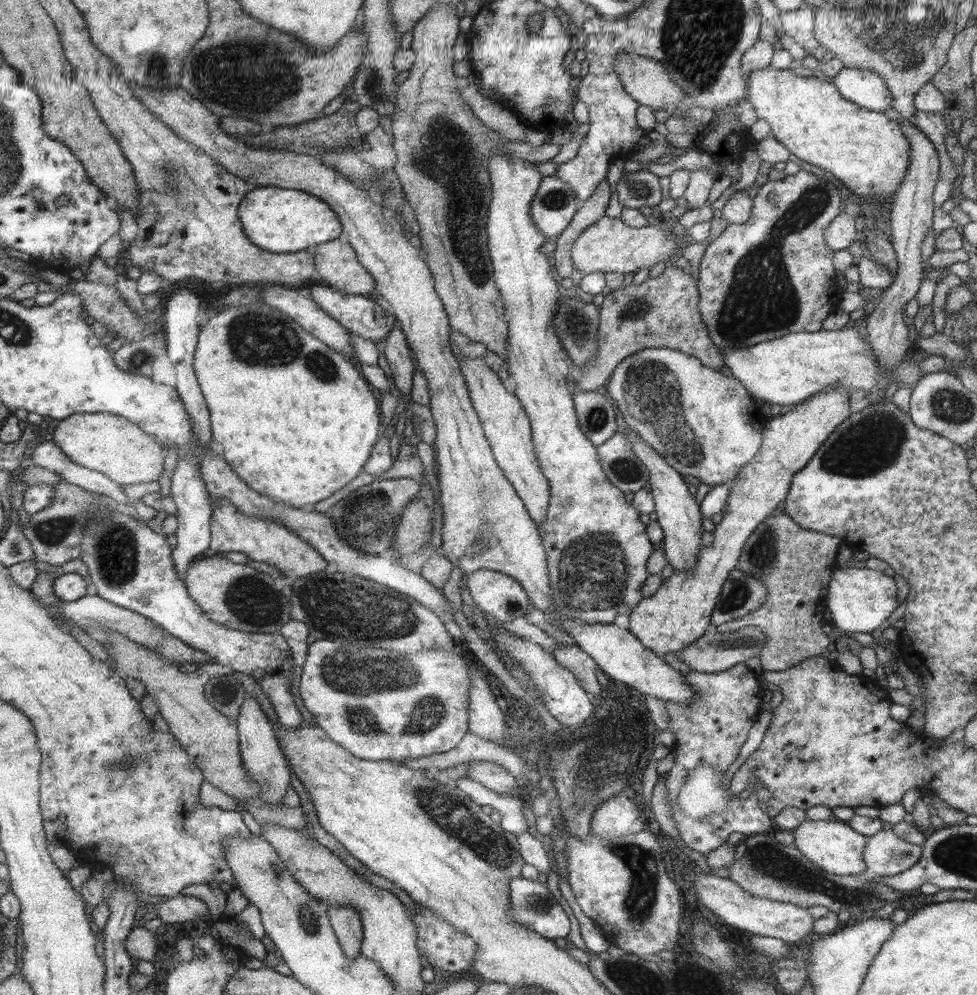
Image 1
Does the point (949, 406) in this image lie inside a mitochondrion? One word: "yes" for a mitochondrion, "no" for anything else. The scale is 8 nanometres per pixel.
yes

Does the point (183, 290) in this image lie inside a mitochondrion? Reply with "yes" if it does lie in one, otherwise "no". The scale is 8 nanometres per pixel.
no

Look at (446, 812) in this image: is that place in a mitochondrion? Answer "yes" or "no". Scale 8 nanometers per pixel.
yes

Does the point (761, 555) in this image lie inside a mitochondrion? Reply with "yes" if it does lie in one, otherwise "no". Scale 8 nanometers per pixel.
yes

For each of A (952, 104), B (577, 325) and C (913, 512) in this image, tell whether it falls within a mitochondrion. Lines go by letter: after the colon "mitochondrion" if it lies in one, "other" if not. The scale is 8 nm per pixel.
A: other
B: mitochondrion
C: other

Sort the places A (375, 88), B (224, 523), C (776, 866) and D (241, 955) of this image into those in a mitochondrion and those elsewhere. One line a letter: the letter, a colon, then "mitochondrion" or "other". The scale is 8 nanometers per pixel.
A: mitochondrion
B: other
C: mitochondrion
D: other

